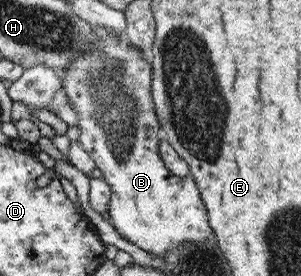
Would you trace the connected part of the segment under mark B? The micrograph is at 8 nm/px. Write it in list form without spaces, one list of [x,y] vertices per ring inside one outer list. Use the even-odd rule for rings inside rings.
[[[92,24],[99,36],[100,49],[78,55],[68,63],[61,79],[61,92],[67,95],[72,108],[78,114],[75,126],[80,128],[79,142],[86,154],[94,160],[105,181],[110,185],[108,213],[115,230],[124,238],[152,255],[163,257],[186,241],[203,243],[212,232],[207,218],[207,208],[192,176],[177,177],[168,170],[158,153],[160,124],[154,109],[151,93],[153,69],[143,52],[120,36],[104,27]]]

